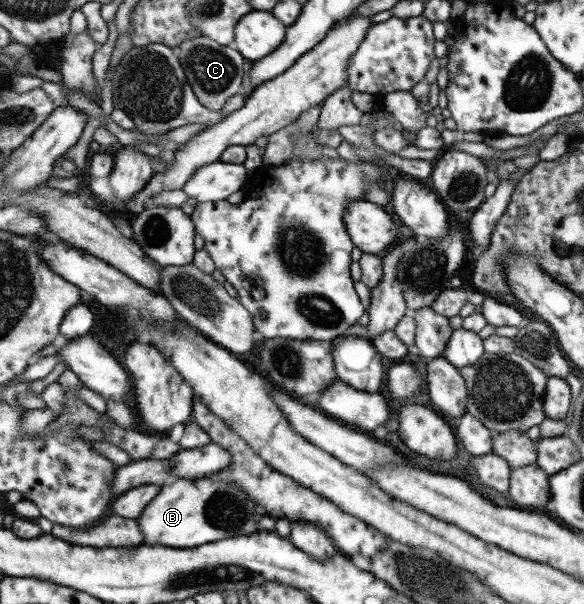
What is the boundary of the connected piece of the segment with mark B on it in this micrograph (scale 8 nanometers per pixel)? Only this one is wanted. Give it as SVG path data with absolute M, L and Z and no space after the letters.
M215 477L165 482L136 520L143 534L142 543L185 549L225 537L249 535L258 530L257 519L263 512L247 499L248 495L239 486Z

